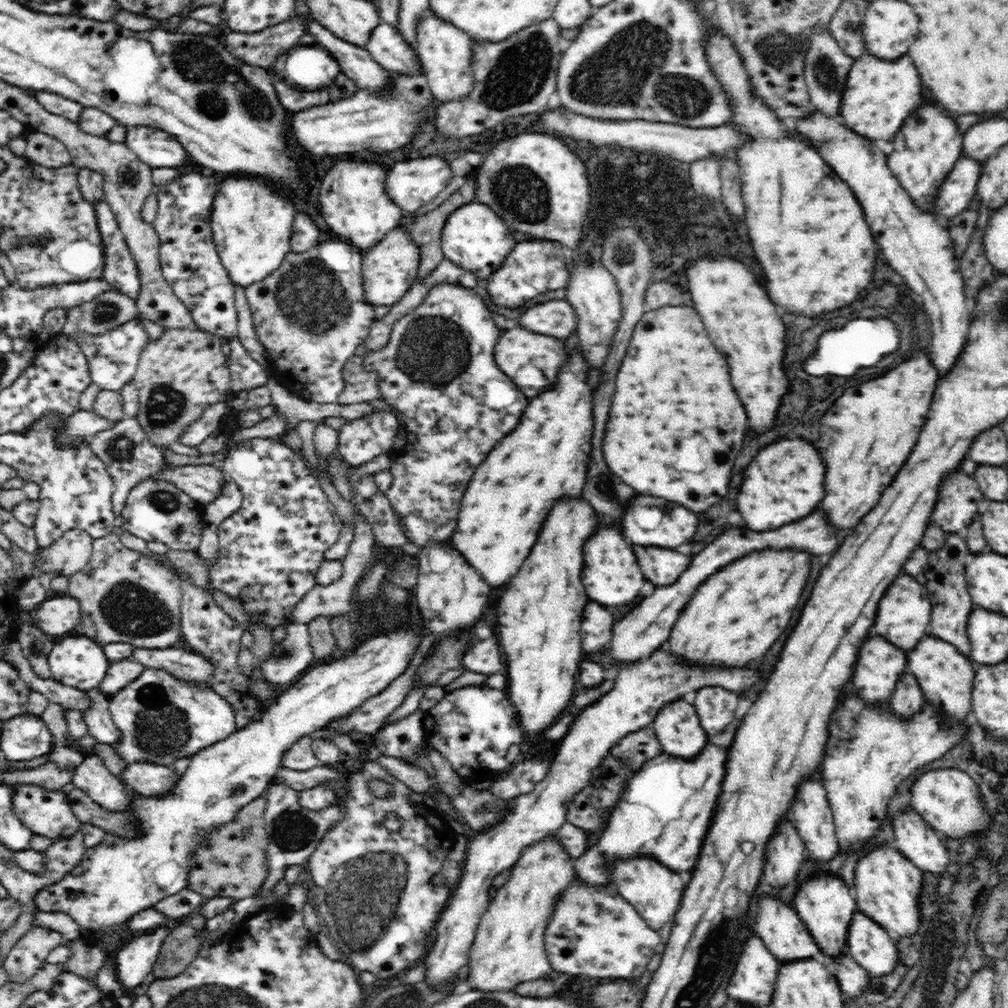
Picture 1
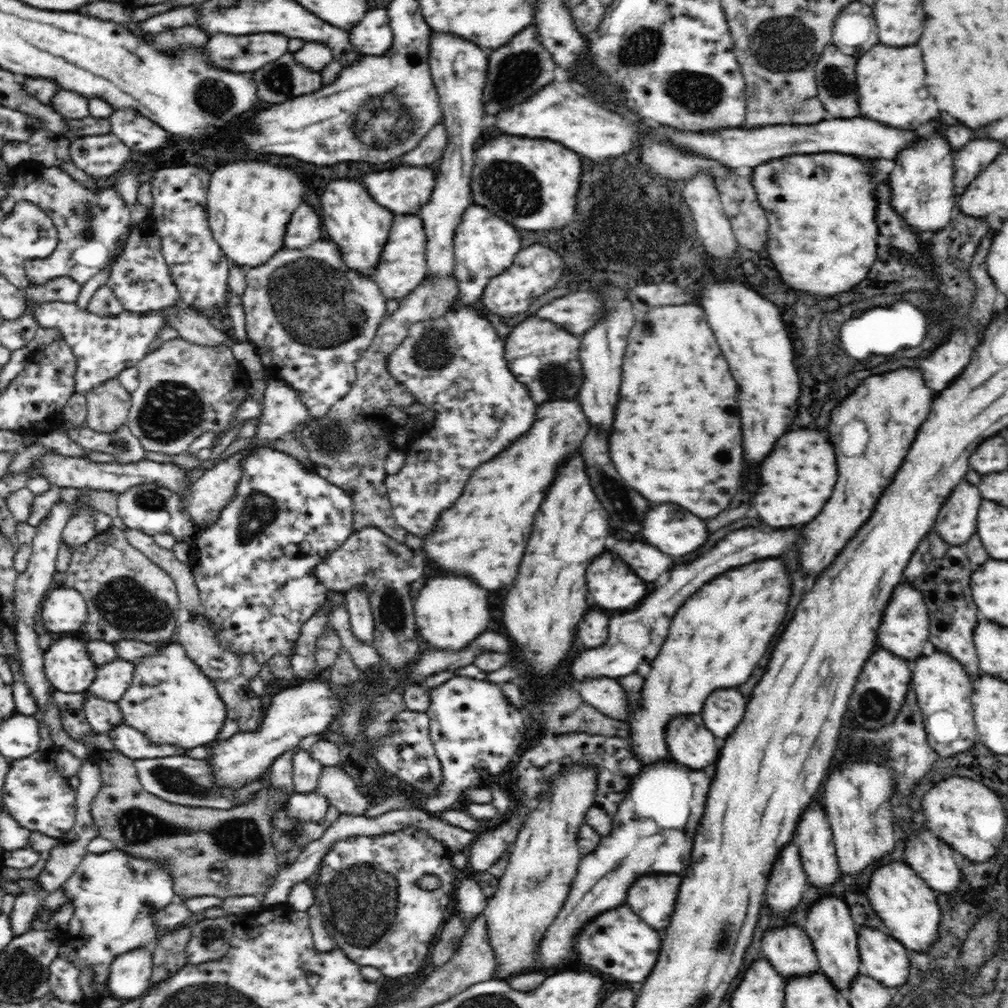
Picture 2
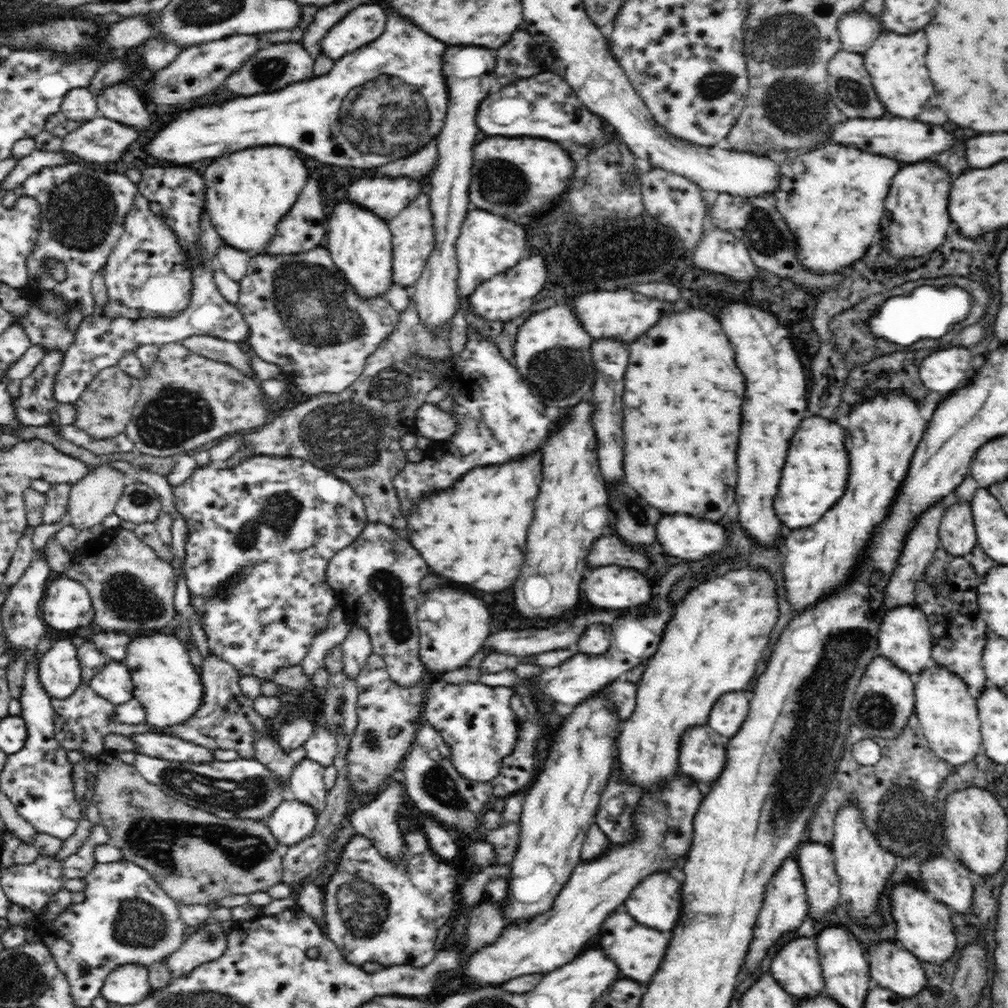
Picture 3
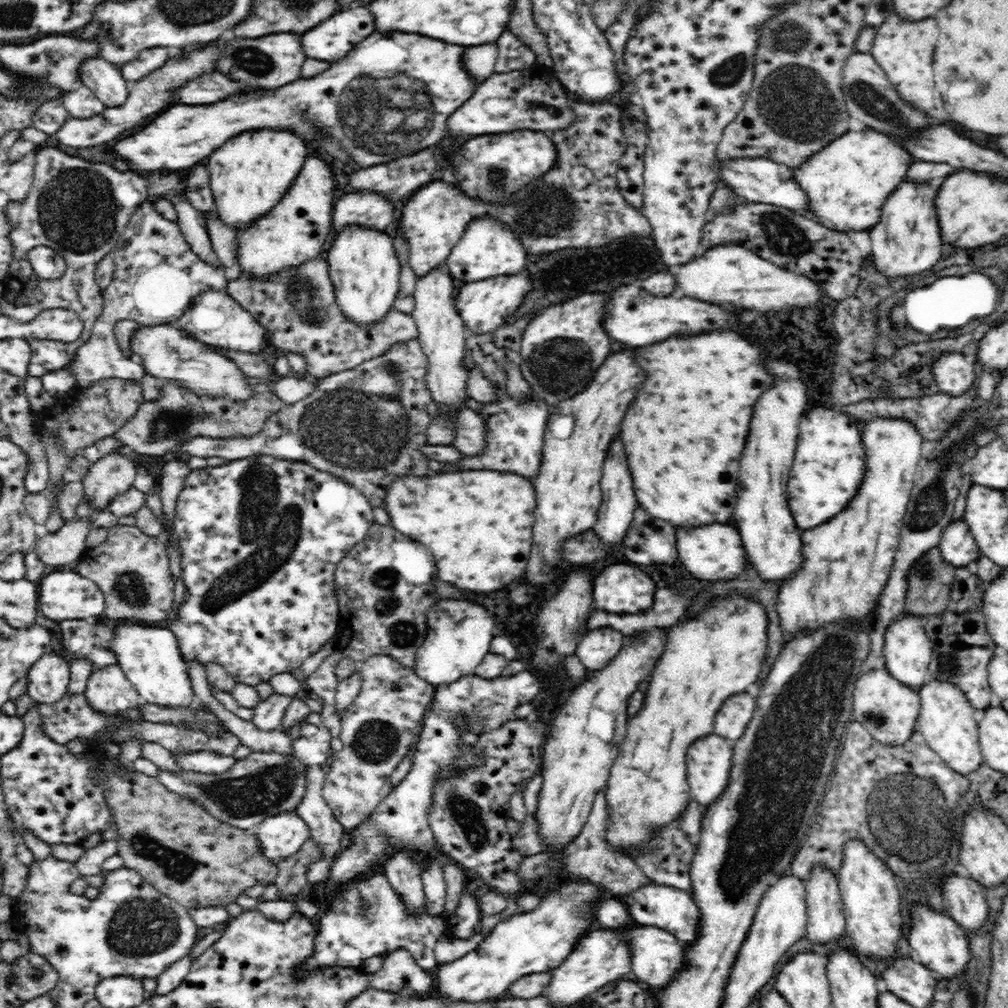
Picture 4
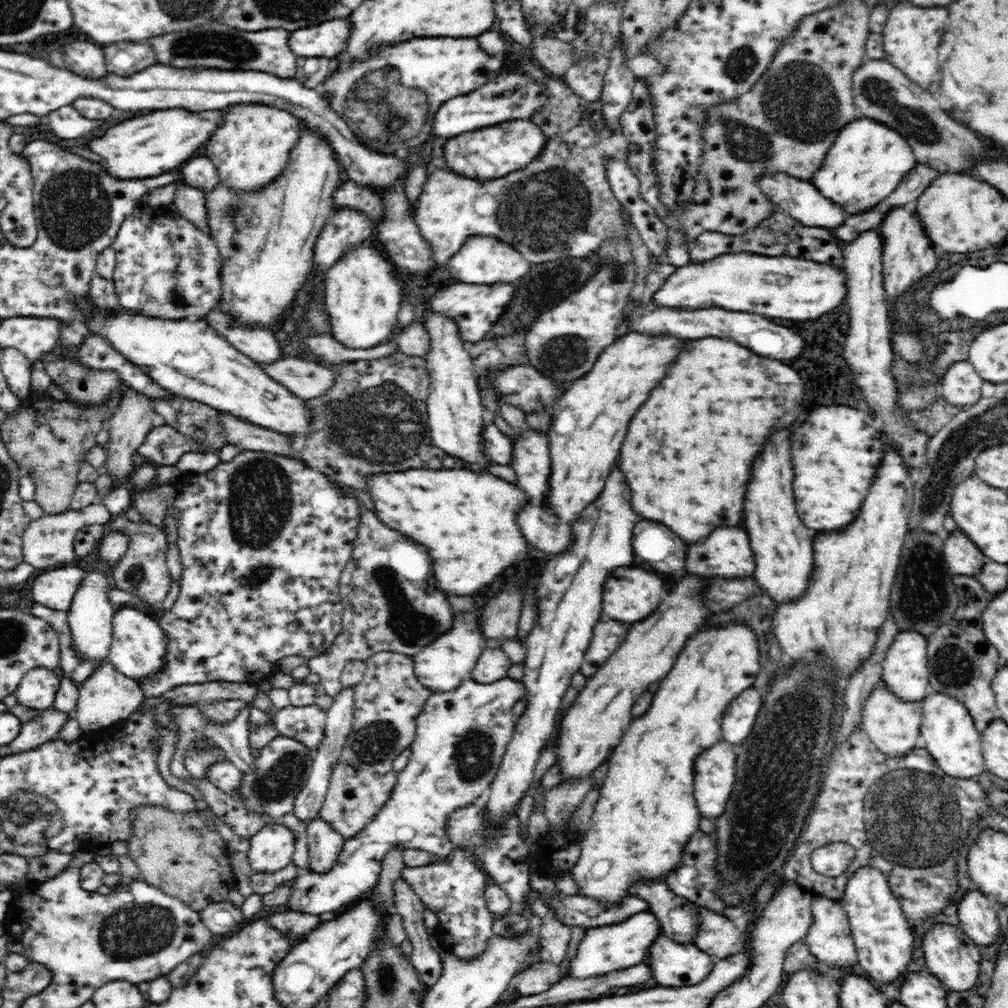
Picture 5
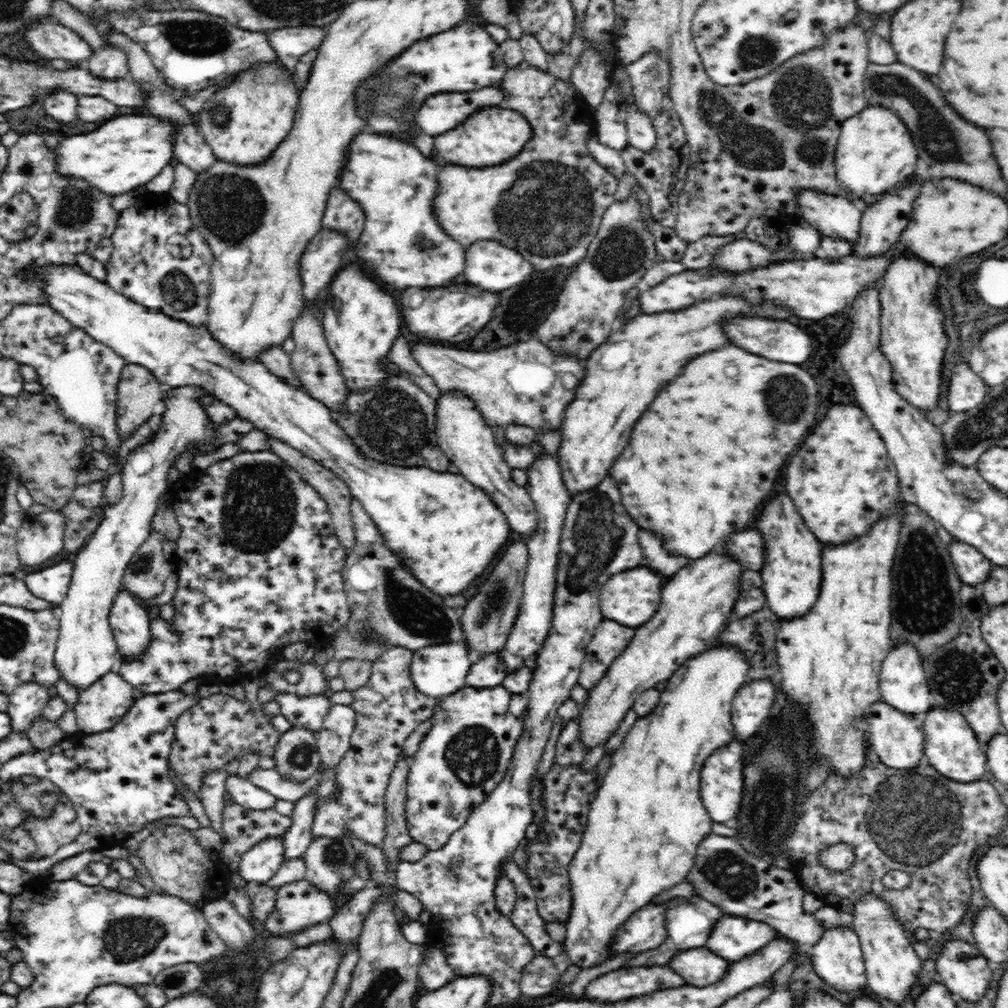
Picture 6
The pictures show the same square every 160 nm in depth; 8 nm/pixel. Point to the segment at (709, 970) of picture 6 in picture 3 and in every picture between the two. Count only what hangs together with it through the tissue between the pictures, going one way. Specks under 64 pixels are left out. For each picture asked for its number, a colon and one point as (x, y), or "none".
3: (638, 950)
4: (657, 956)
5: (672, 965)

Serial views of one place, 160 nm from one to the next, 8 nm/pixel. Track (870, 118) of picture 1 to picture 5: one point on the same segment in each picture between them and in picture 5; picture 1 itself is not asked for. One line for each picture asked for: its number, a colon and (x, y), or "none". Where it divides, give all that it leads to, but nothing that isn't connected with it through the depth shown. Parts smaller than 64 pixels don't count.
2: (891, 83)
3: (899, 76)
4: (904, 49)
5: (910, 38)

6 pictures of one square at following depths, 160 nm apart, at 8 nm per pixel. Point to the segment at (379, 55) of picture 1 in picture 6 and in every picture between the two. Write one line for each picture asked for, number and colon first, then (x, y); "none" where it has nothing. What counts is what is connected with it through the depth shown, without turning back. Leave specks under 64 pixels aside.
2: (373, 35)
3: (364, 24)
4: (332, 39)
5: (327, 39)
6: (291, 43)

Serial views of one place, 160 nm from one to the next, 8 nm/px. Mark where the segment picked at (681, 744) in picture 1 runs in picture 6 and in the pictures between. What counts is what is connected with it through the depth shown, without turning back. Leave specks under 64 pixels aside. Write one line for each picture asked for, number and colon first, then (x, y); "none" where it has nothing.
2: (688, 742)
3: (703, 754)
4: (709, 764)
5: (714, 781)
6: (721, 785)

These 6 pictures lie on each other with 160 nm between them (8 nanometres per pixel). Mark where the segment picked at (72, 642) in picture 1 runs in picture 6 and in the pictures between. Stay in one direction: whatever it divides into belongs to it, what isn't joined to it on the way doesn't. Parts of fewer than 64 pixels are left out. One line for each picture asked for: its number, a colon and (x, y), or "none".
2: (68, 666)
3: (60, 672)
4: (48, 679)
5: (38, 688)
6: (27, 702)

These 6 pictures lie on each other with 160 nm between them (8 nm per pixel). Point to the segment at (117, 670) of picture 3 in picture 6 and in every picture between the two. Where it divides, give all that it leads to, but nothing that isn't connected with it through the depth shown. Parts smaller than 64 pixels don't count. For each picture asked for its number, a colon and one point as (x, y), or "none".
4: (108, 691)
5: (106, 697)
6: (99, 707)

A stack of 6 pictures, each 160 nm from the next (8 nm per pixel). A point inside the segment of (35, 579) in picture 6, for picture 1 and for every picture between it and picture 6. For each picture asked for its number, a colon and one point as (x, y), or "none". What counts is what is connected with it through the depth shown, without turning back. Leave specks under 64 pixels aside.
1: (56, 616)
2: (64, 610)
3: (67, 605)
4: (63, 595)
5: (55, 588)

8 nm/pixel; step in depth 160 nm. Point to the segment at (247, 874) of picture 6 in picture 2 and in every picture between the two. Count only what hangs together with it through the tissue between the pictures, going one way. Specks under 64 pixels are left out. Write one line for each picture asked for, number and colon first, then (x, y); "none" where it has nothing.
2: (303, 806)
3: (292, 820)
4: (280, 835)
5: (271, 848)

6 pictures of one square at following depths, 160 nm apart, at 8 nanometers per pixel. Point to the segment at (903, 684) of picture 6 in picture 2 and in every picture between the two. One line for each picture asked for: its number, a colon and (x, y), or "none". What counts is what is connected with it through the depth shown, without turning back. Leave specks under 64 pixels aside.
2: (905, 629)
3: (904, 638)
4: (907, 652)
5: (904, 671)

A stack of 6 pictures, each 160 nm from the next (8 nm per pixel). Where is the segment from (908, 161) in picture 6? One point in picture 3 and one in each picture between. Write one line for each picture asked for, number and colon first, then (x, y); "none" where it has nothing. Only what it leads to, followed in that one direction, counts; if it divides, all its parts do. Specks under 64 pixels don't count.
3: (833, 209)
4: (846, 183)
5: (866, 163)

